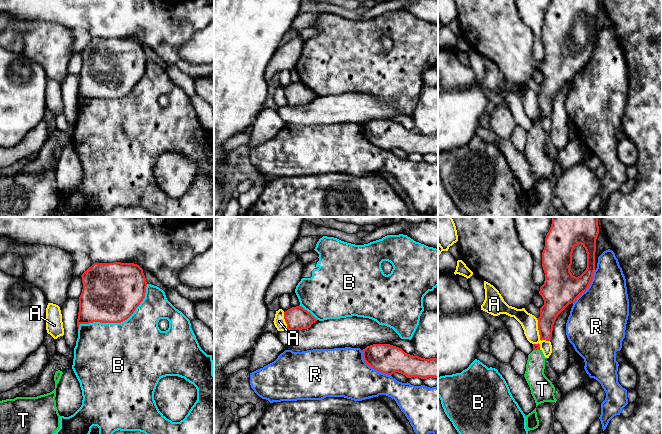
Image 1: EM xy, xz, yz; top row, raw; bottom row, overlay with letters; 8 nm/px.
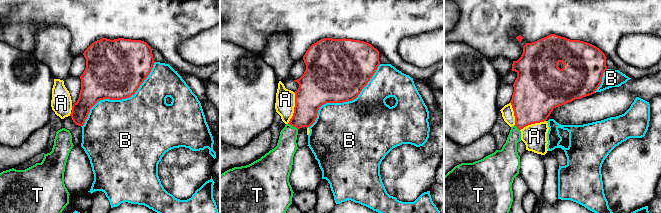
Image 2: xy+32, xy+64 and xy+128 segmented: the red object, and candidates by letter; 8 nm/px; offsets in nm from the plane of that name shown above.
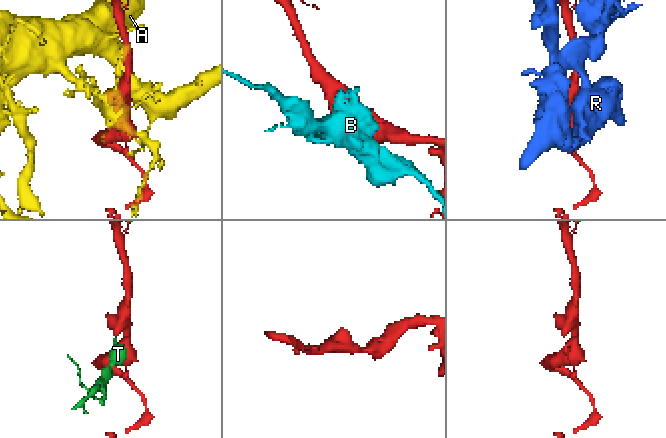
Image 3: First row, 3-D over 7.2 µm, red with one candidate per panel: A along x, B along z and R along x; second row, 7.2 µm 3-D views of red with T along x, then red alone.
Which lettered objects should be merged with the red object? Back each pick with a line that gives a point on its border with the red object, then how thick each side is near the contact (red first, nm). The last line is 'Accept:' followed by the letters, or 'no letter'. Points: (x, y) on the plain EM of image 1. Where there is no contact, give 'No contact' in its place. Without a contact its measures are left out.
T: Touches red at yz (536, 125). Thickness 50 nm (red) against 160 nm
Accept: T

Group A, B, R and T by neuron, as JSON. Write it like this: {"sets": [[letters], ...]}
{"sets": [["A"], ["B"], ["R"], ["T"]]}

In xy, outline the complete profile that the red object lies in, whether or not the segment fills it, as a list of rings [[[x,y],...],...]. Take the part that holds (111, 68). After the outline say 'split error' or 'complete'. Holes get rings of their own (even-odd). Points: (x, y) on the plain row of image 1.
[[[94,39],[82,51],[77,103],[93,98],[121,99],[127,96],[145,74],[147,58],[143,45],[134,39]]]; complete

